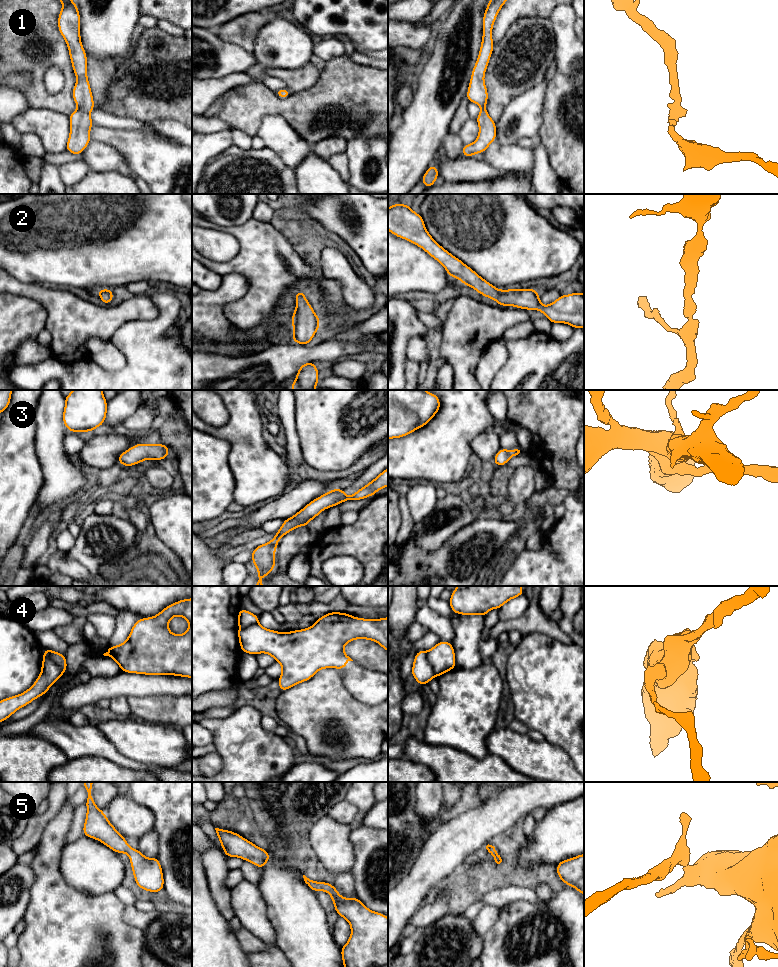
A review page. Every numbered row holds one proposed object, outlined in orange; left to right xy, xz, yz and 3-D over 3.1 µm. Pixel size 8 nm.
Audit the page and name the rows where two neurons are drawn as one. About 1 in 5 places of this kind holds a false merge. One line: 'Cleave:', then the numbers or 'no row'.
Cleave: 4

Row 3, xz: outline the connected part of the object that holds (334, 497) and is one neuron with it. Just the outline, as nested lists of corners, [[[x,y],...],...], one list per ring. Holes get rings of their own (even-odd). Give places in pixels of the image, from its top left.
[[[388,468],[380,473],[375,479],[367,485],[353,493],[350,497],[345,494],[344,489],[334,488],[326,492],[320,497],[312,500],[302,510],[297,512],[294,516],[284,519],[280,529],[275,533],[275,537],[252,550],[251,561],[255,564],[258,575],[255,586],[264,586],[260,580],[261,577],[268,576],[275,568],[275,550],[280,539],[293,529],[304,526],[317,517],[324,509],[339,505],[344,501],[356,501],[367,498],[368,496],[375,496],[375,493],[388,486]]]

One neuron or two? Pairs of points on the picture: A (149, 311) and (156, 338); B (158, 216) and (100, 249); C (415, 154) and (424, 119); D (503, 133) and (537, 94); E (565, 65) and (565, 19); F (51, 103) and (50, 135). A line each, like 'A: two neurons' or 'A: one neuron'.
A: two neurons
B: one neuron
C: one neuron
D: one neuron
E: one neuron
F: two neurons

